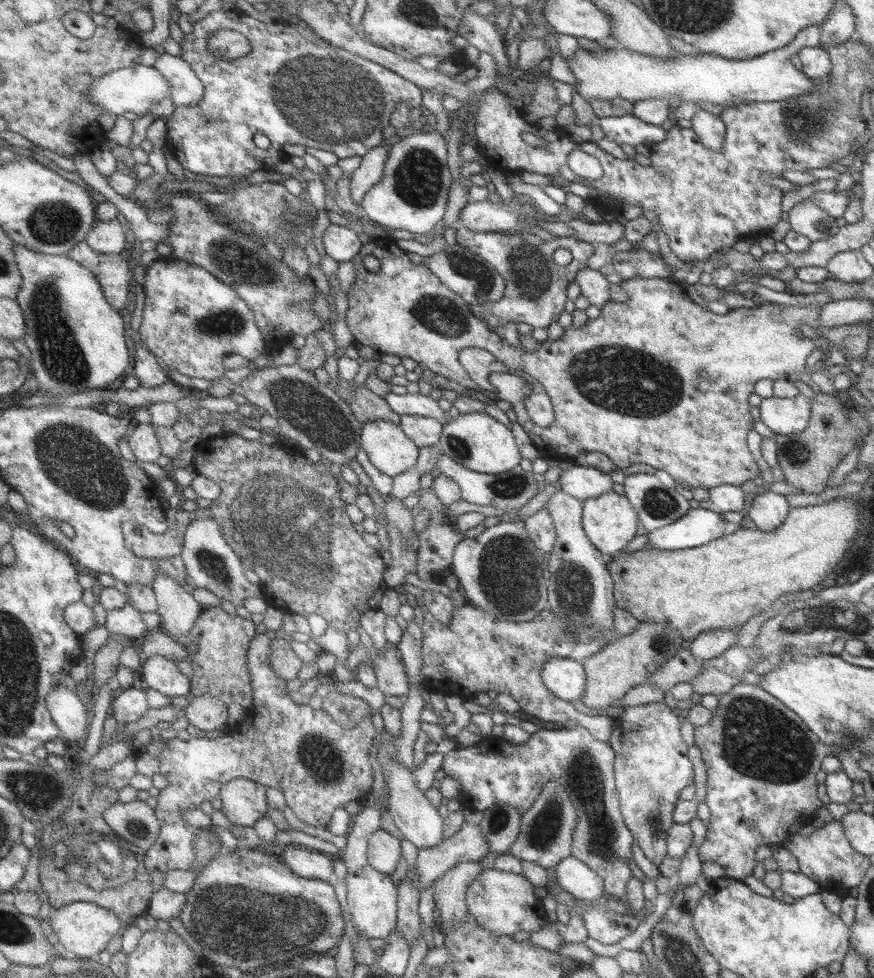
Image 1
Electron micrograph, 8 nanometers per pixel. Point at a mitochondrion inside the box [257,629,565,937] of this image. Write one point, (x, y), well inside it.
(321, 761)

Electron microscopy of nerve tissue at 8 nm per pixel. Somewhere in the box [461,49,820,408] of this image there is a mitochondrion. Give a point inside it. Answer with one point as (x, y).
(527, 260)

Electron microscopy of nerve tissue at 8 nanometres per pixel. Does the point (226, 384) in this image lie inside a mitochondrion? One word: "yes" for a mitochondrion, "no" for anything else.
no

